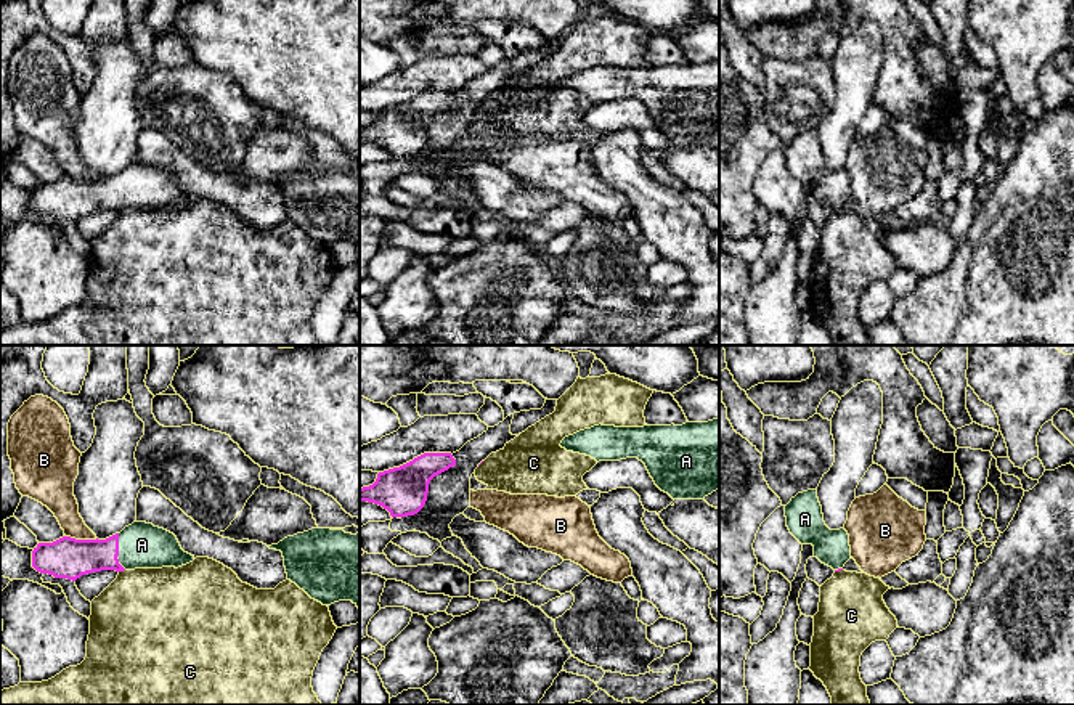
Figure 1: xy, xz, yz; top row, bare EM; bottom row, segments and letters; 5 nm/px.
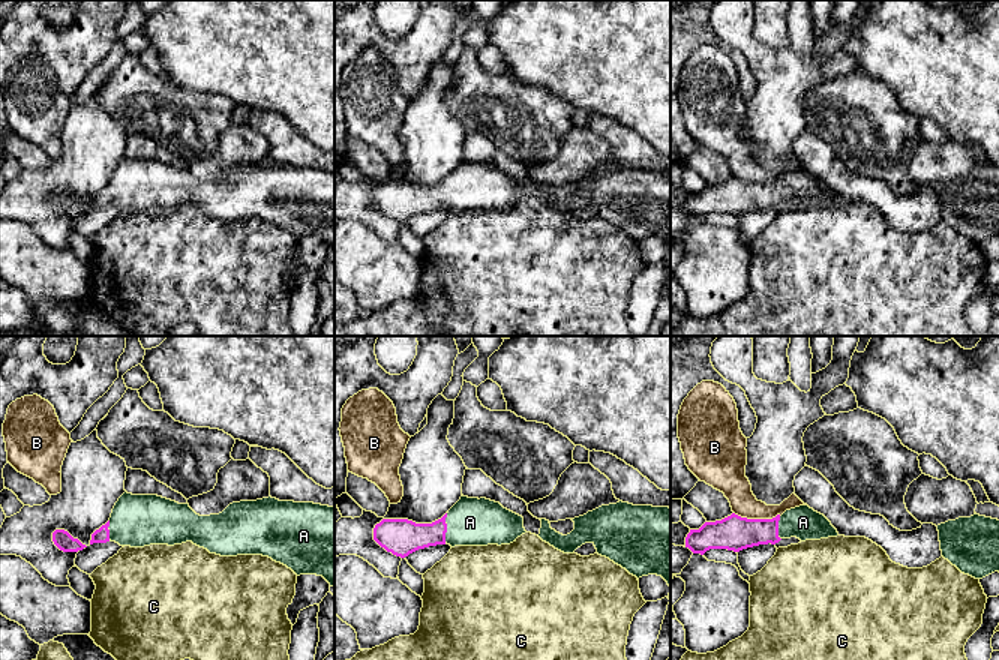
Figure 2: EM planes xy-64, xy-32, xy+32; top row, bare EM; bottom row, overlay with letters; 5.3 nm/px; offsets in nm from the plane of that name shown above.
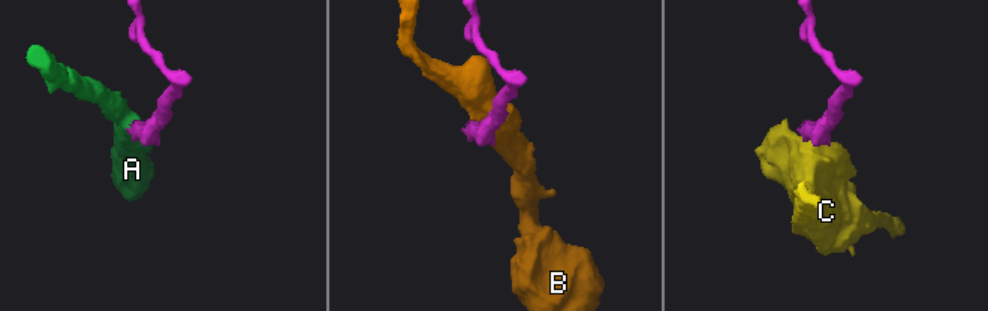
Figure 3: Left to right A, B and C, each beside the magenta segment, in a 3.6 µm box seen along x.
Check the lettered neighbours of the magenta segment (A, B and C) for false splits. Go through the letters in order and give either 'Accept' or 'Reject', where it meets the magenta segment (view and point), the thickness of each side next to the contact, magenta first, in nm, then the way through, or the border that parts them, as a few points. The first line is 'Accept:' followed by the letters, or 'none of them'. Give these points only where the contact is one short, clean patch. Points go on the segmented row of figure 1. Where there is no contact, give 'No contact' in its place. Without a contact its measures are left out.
Accept: A
A: Accept. Touches magenta at xy (117, 551). Thickness 200 nm (magenta) against 220 nm. Path across: xy (69, 558), (117, 551), (127, 551), (142, 545)
B: Reject. Touches magenta at xy (82, 540). Thickness 200 nm (magenta) against 160 nm. Boundary: xy (66, 535), (97, 538)
C: Reject. Touches magenta at xy (121, 570). Thickness 190 nm (magenta) against 460 nm. Boundary: xy (124, 569), (119, 572)

